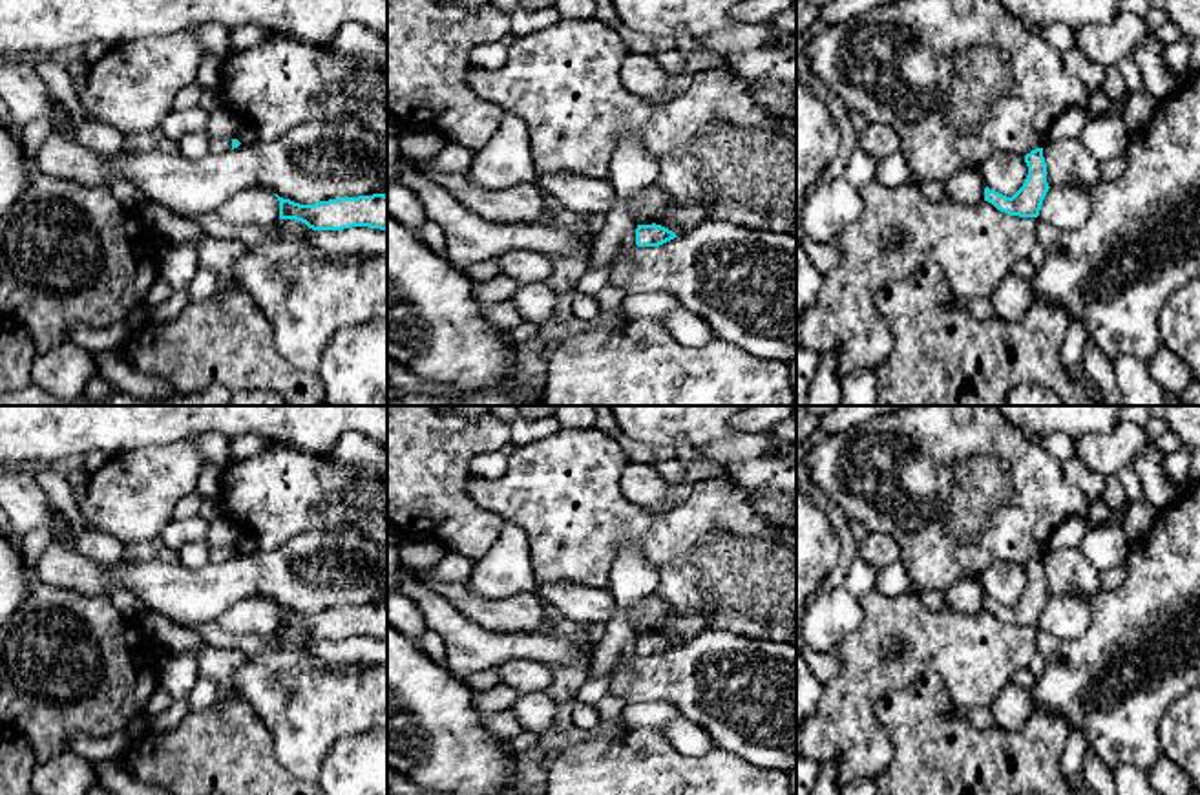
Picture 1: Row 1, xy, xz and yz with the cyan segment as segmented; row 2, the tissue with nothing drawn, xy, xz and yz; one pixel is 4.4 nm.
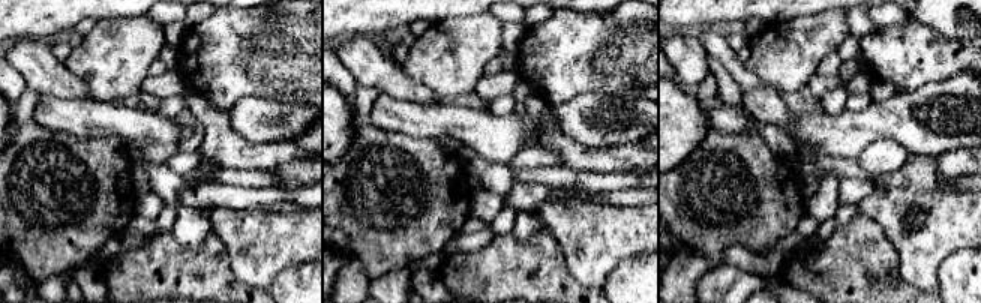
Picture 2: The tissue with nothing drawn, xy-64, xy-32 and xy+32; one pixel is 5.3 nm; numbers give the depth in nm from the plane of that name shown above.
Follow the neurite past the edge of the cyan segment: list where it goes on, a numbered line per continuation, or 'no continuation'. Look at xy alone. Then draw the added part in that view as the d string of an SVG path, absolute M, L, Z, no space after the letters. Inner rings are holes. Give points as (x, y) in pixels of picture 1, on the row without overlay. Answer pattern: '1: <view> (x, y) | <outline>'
no continuation

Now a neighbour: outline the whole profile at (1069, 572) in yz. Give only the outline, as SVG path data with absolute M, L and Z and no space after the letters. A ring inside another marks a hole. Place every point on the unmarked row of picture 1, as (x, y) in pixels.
M1079 548L1047 550L1043 556L1048 596L1096 596L1100 572Z

